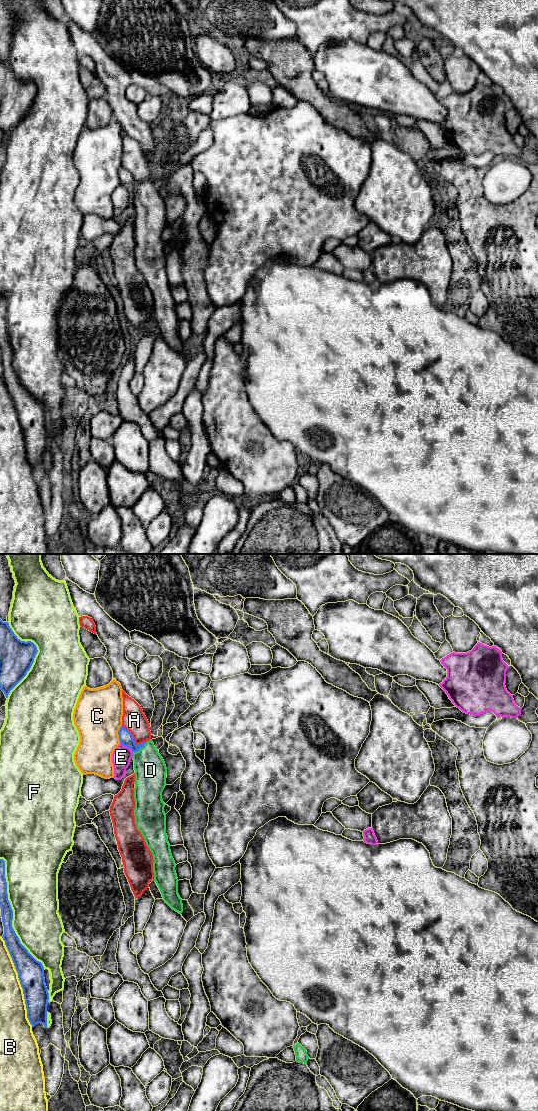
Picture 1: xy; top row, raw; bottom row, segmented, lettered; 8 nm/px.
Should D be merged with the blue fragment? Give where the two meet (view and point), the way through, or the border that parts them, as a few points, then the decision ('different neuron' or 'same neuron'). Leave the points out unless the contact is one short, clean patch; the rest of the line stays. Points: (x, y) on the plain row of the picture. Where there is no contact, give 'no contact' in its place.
contact xy (140, 188); way xy (126, 178), (140, 188), (147, 199), (150, 210); same neuron

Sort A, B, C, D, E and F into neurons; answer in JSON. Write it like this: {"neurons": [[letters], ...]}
{"neurons": [["A"], ["B"], ["C"], ["D"], ["E"], ["F"]]}

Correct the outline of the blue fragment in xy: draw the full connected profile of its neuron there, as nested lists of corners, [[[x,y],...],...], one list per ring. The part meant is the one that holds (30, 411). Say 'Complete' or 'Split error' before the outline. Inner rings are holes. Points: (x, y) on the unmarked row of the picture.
Complete. [[[0,299],[0,347],[4,366],[2,378],[18,413],[23,429],[27,458],[32,467],[41,463],[47,468],[49,433],[45,424],[44,407],[20,383],[12,367],[13,350],[8,340],[5,301],[3,299]]]

